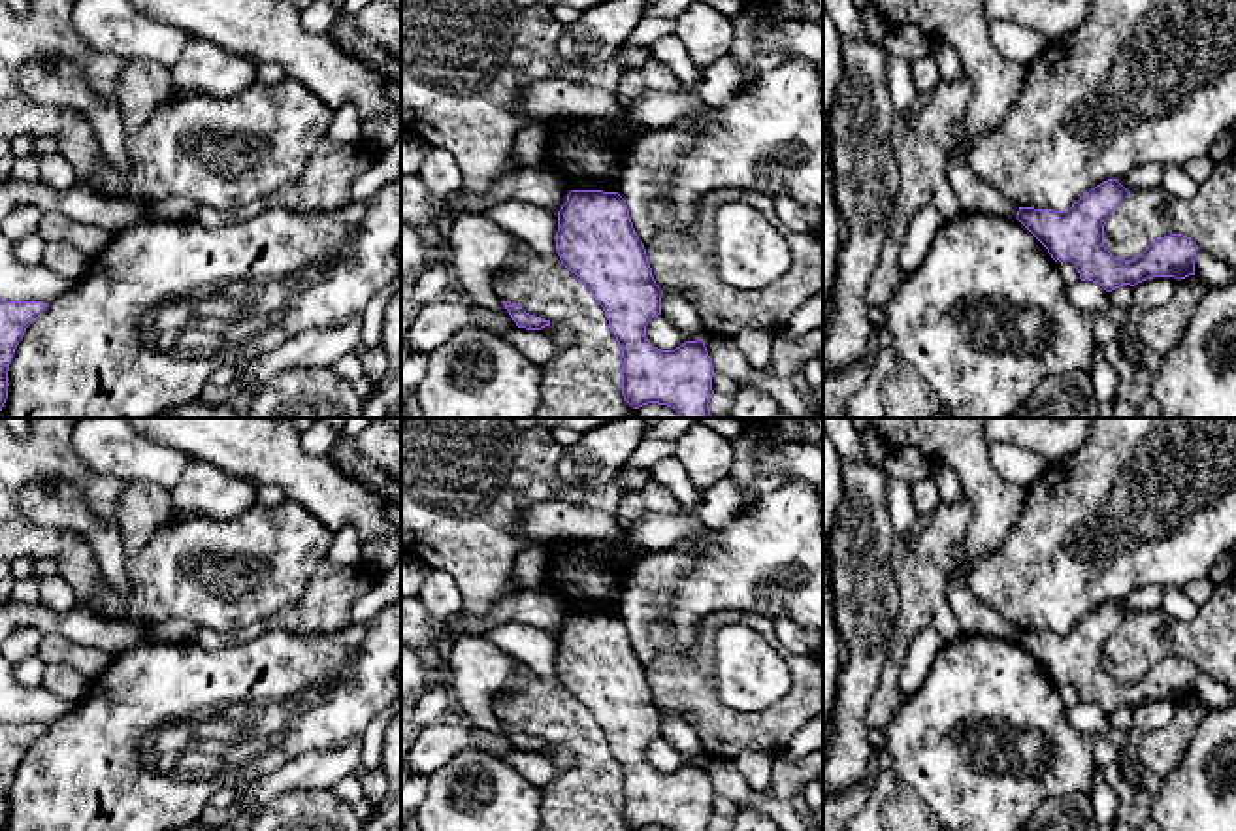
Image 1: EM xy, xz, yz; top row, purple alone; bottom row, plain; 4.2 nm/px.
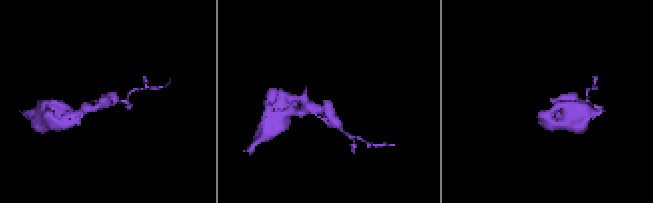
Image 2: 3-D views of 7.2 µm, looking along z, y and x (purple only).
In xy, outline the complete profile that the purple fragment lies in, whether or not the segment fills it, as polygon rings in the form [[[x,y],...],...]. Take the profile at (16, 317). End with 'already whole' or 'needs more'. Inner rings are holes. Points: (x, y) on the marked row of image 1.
[[[0,300],[0,411],[8,398],[8,371],[26,328],[49,307],[45,301]]] | already whole

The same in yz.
[[[1108,179],[1072,204],[1068,211],[1019,207],[1017,220],[1048,249],[1051,258],[1076,266],[1082,281],[1098,283],[1106,292],[1136,286],[1153,277],[1195,275],[1198,245],[1170,234],[1153,241],[1138,258],[1115,258],[1104,247],[1104,224],[1130,192],[1119,179]]] | already whole

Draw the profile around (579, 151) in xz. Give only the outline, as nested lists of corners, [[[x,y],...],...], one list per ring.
[[[546,121],[546,149],[552,156],[543,166],[558,175],[567,190],[582,190],[586,179],[610,183],[603,192],[618,192],[620,173],[633,139],[607,134],[595,126],[575,121]]]

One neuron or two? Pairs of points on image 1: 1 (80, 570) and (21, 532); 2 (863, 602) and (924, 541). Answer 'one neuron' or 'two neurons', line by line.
1: one neuron
2: two neurons

